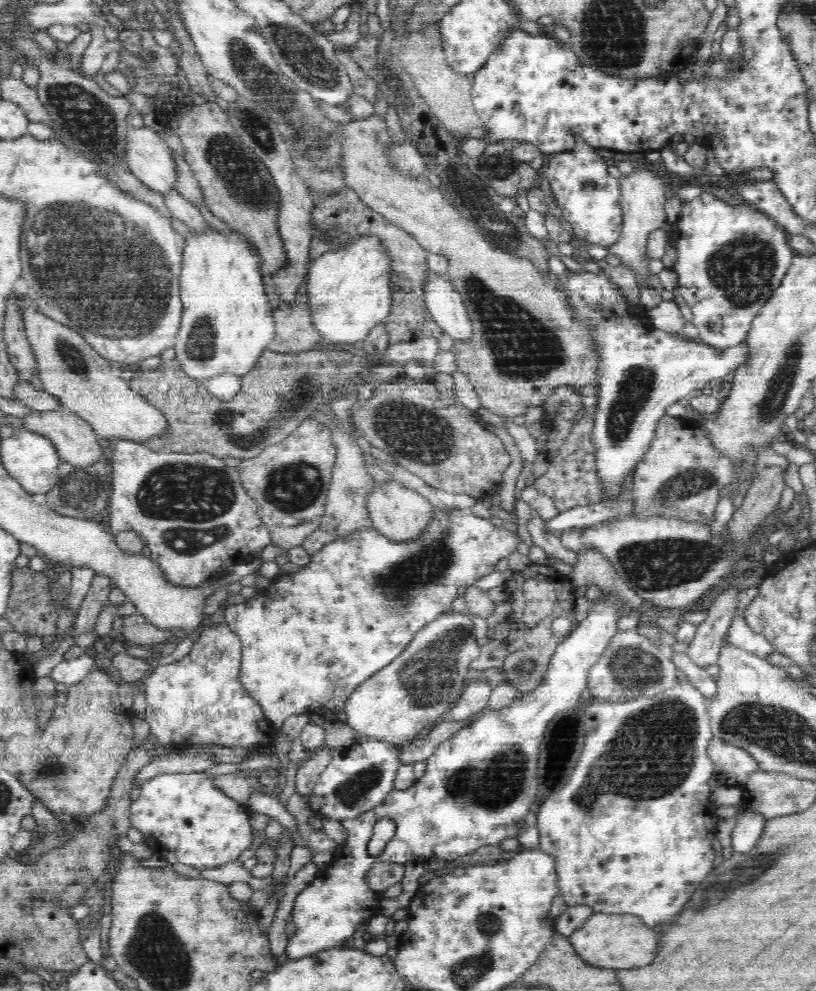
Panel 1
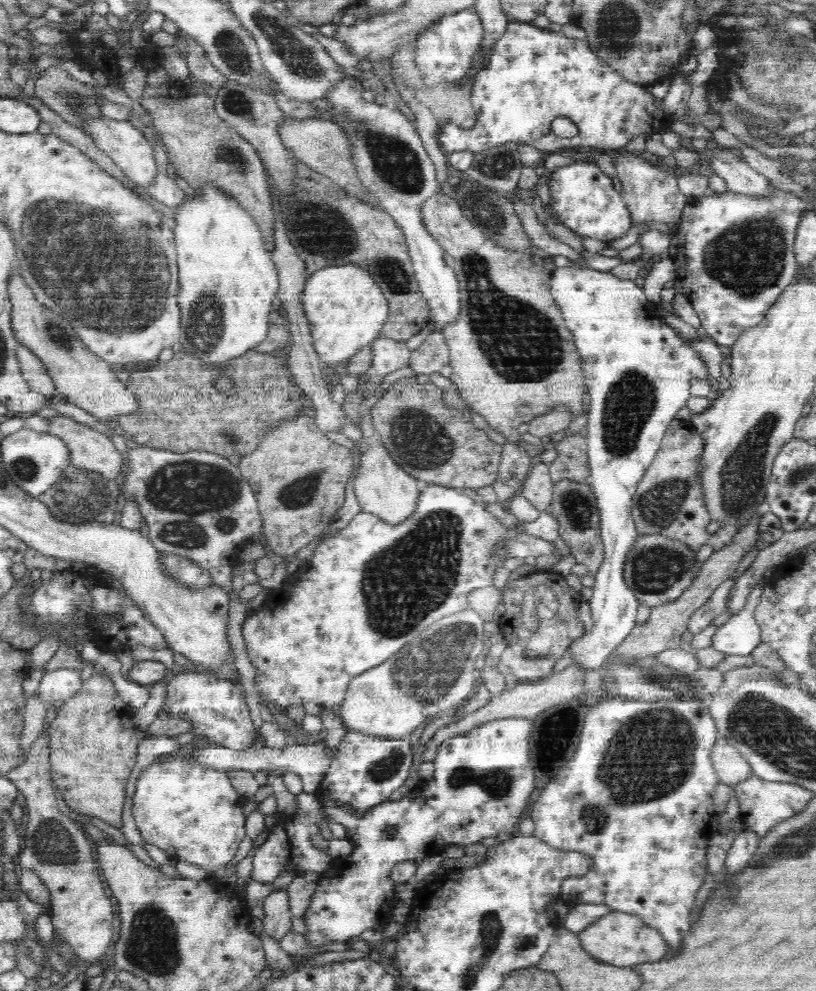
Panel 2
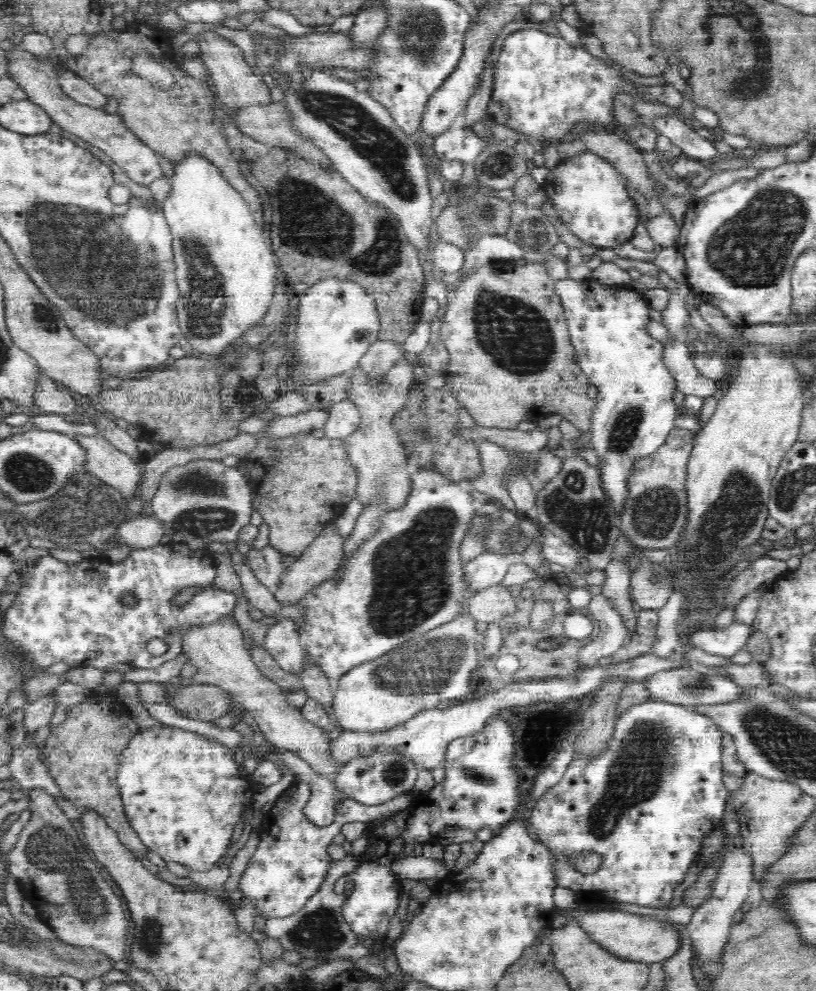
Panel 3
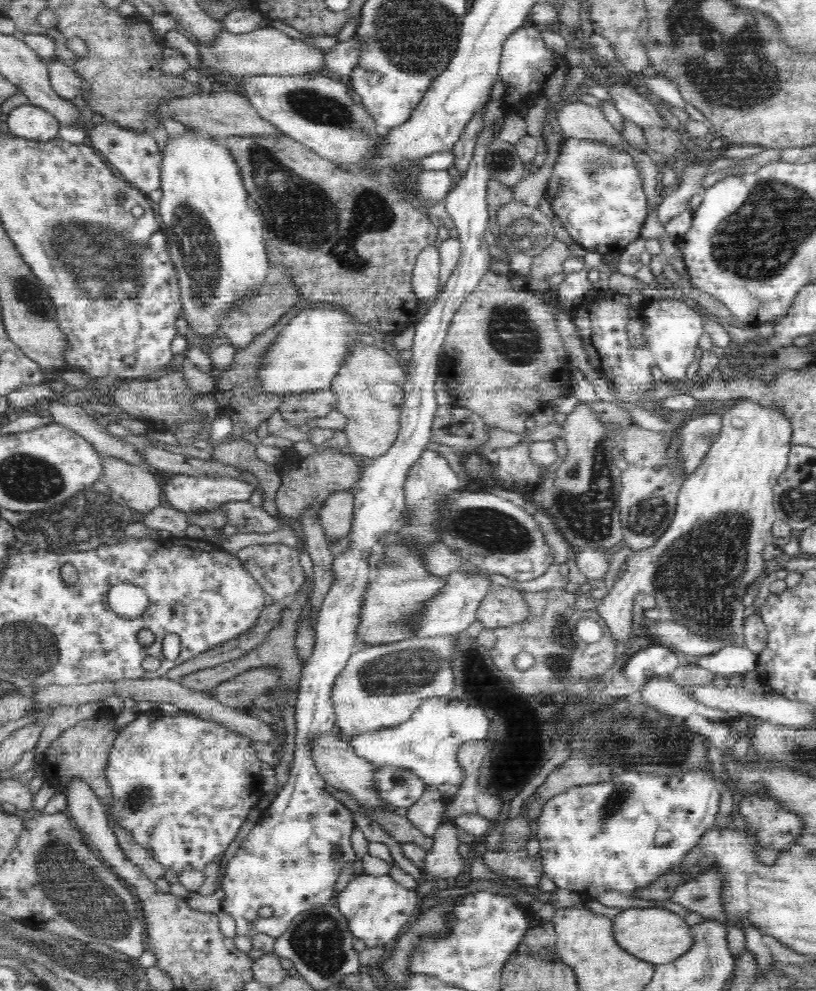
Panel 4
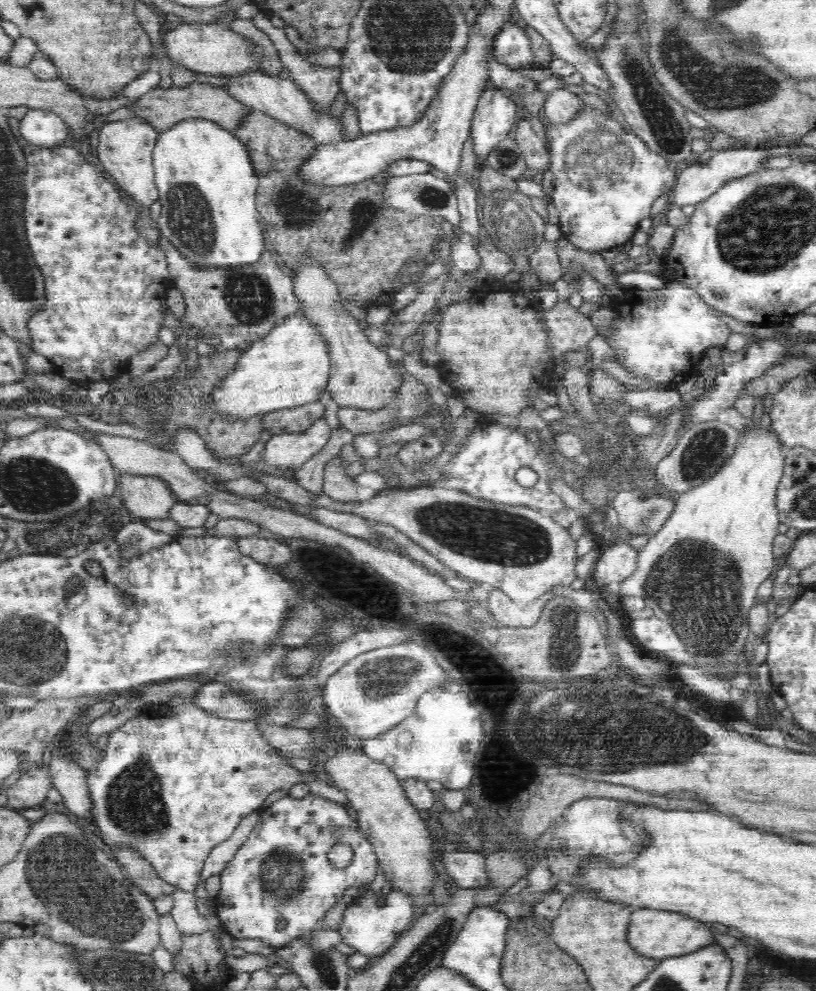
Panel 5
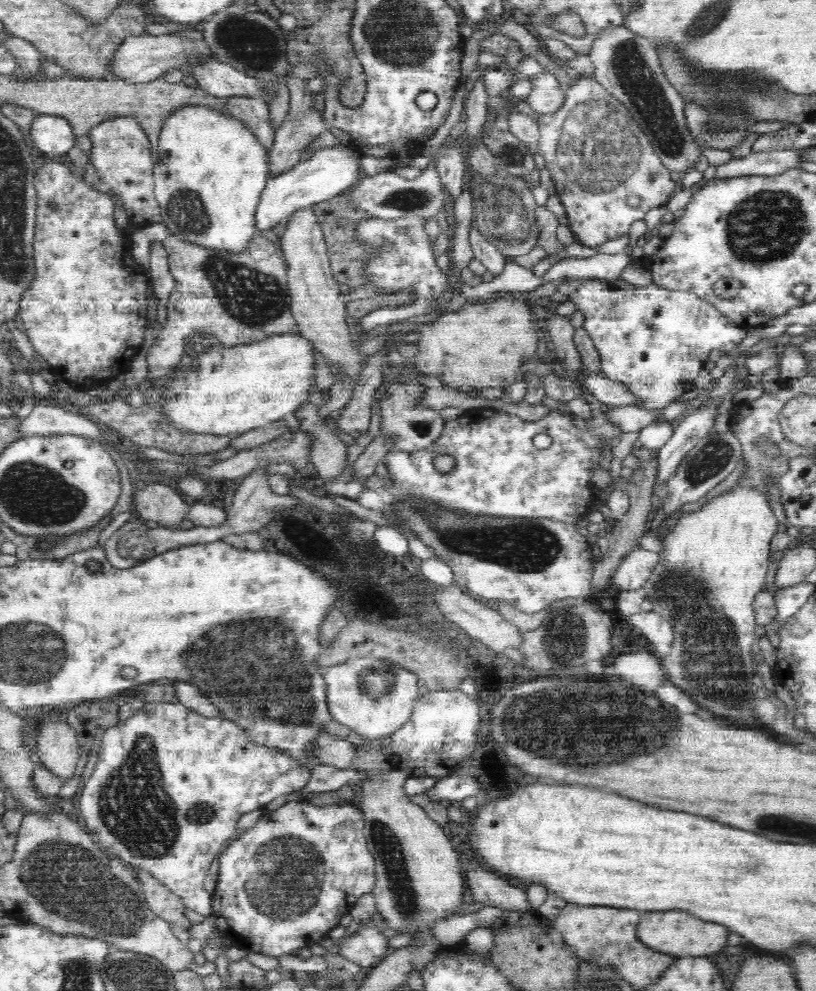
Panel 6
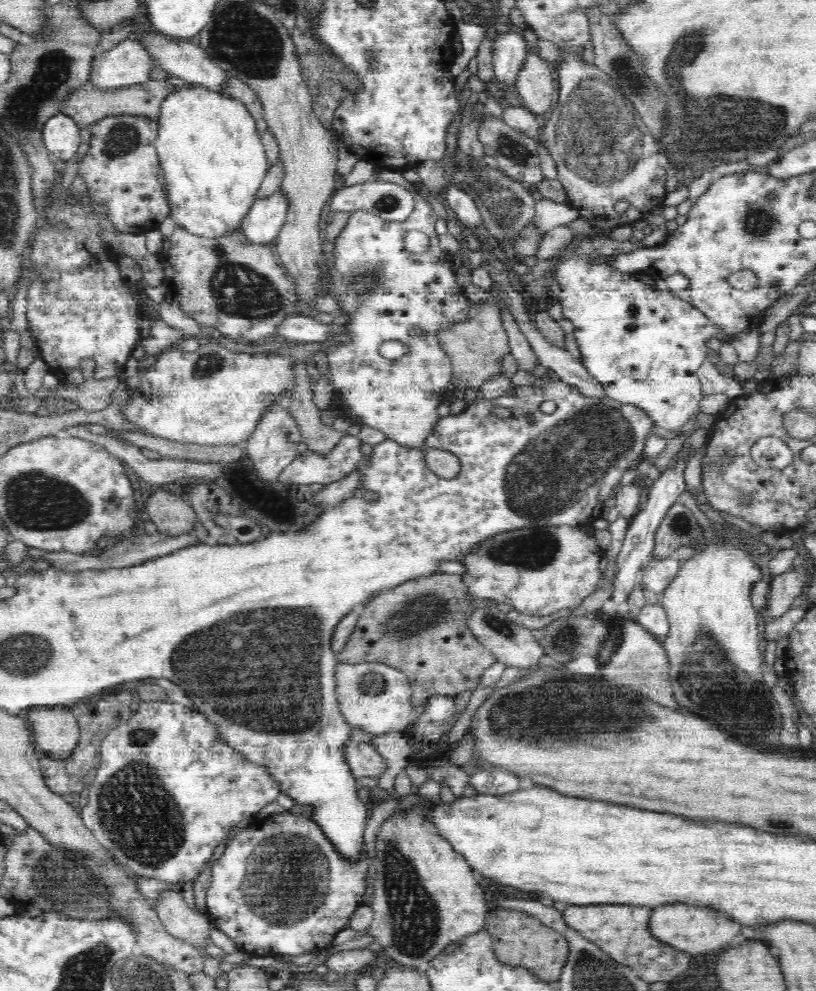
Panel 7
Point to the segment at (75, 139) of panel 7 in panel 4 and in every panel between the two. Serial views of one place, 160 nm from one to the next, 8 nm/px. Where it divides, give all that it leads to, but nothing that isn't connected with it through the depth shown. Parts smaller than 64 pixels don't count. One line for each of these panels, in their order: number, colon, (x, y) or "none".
4: (29, 121)
5: (40, 127)
6: (51, 134)

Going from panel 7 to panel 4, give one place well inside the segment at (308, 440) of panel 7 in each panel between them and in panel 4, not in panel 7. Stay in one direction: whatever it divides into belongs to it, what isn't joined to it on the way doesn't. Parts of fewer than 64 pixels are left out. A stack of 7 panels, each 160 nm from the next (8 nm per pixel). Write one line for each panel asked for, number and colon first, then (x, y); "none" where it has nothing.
4: (335, 515)
5: (336, 485)
6: (328, 453)

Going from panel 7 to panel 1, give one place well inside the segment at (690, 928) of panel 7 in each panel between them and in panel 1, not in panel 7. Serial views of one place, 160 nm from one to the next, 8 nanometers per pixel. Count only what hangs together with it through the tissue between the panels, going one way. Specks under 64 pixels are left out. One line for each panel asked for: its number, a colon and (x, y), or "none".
1: (609, 941)
2: (620, 939)
3: (632, 937)
4: (658, 936)
5: (659, 934)
6: (676, 932)

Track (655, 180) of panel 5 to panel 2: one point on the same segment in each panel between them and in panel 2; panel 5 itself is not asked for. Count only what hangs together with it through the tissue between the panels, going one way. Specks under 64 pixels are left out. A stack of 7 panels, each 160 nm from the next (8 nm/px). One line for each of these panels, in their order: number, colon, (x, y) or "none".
2: (583, 198)
3: (591, 198)
4: (597, 192)

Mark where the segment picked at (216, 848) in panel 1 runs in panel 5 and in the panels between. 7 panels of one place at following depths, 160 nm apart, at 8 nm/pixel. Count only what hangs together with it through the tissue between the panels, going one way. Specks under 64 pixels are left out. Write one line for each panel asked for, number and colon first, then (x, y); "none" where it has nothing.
2: (192, 812)
3: (183, 794)
4: (183, 786)
5: (171, 787)

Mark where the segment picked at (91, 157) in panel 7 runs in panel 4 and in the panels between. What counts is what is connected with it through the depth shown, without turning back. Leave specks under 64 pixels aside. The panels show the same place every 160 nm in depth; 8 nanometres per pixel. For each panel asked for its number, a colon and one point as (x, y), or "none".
4: (136, 155)
5: (125, 149)
6: (120, 153)

